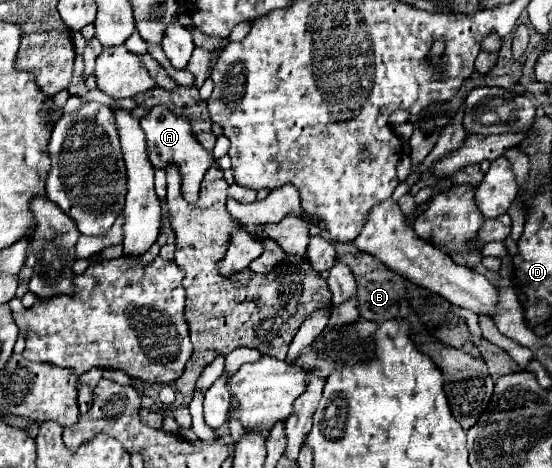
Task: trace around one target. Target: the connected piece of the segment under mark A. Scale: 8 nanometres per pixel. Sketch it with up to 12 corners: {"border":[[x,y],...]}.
{"border":[[154,106],[142,118],[154,168],[178,166],[182,196],[196,204],[216,164],[190,120]]}

